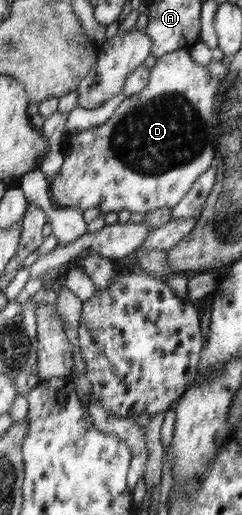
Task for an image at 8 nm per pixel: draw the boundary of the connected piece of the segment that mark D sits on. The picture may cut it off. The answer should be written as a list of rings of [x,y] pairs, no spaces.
[[[187,49],[159,57],[150,70],[147,86],[139,94],[125,97],[105,124],[63,135],[64,162],[59,173],[49,181],[49,195],[53,203],[59,207],[77,207],[82,211],[99,208],[103,214],[120,210],[143,214],[156,208],[176,207],[192,191],[196,180],[215,163],[219,139],[223,137],[215,116],[221,83],[217,77],[211,78],[209,66],[195,63]]]

